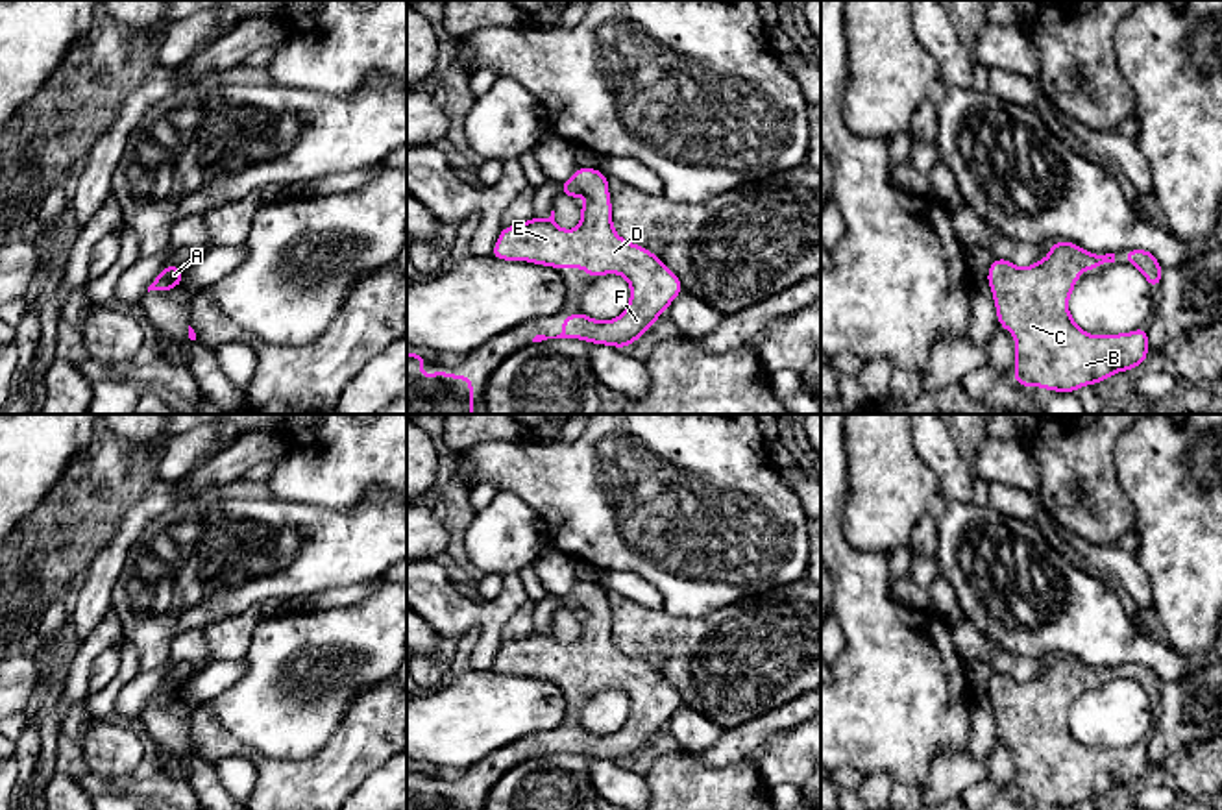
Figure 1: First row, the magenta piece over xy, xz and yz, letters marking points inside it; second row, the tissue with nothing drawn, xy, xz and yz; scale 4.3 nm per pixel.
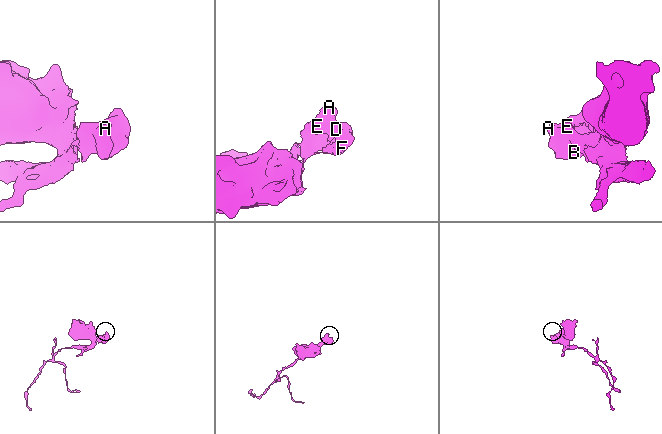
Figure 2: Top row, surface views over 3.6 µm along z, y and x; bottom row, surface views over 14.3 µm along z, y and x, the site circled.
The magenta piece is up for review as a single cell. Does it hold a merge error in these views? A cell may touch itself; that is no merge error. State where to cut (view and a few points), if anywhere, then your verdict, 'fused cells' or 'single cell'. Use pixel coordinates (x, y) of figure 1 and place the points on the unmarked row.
no cut; single cell

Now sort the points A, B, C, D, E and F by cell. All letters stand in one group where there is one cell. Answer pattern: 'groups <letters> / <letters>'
groups A B C D E F

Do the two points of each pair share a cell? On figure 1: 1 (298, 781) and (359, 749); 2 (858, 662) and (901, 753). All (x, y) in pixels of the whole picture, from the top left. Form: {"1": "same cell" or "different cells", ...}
{"1": "same cell", "2": "same cell"}

